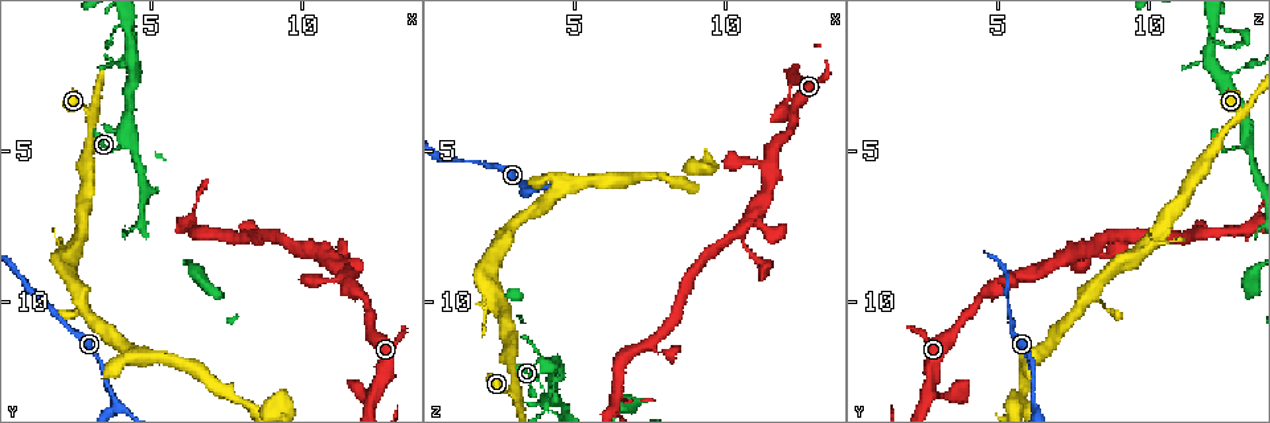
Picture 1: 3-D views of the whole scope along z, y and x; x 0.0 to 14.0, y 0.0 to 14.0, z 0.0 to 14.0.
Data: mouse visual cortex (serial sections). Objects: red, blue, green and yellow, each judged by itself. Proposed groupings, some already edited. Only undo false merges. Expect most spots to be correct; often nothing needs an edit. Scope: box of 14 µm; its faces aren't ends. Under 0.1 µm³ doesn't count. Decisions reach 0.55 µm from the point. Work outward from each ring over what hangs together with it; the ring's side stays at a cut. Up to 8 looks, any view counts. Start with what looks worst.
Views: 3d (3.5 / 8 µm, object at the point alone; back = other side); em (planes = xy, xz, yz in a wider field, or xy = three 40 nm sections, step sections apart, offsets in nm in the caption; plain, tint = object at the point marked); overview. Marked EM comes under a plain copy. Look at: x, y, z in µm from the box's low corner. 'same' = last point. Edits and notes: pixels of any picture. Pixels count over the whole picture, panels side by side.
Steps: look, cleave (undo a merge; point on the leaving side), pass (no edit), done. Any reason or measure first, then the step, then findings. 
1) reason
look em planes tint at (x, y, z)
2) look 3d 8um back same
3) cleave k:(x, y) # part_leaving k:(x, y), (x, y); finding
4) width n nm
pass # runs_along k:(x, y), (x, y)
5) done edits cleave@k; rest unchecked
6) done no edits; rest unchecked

calibre changes
look 3d 3.5um at (3.8, 13.3, 6.1)

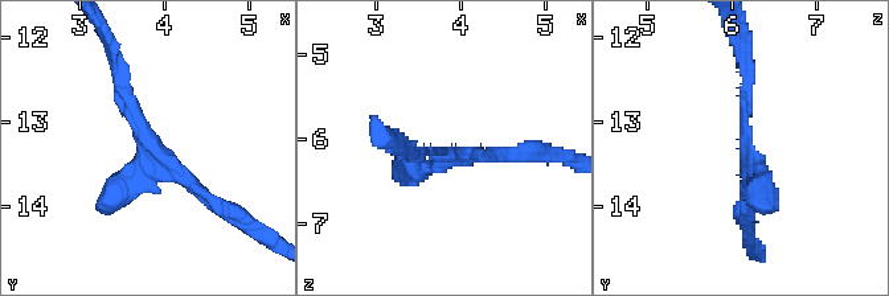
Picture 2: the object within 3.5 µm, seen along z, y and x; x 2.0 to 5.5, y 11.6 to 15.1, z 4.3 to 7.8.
arms 3; arm_widths 150, 200, 300 nm; need the tissue
look em xy step 5 tint at (3.90, 13.30, 6.15)

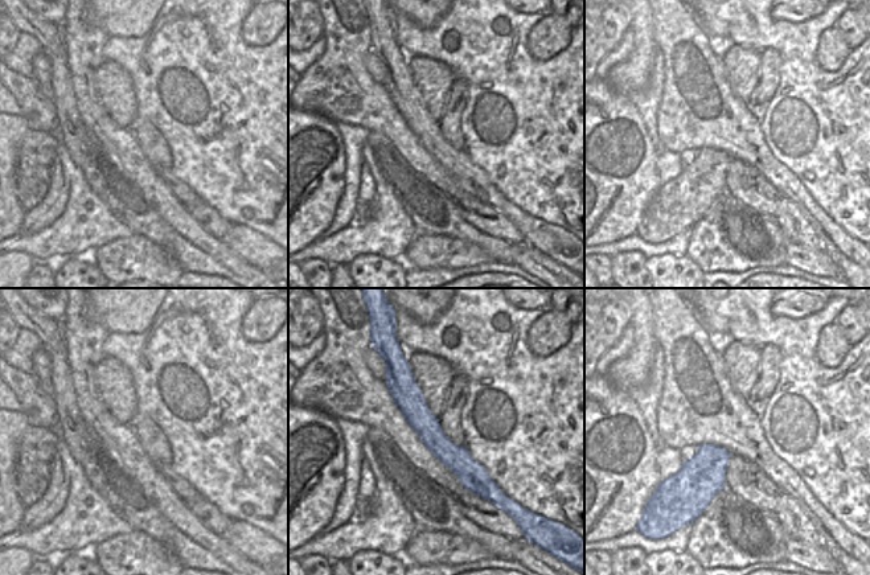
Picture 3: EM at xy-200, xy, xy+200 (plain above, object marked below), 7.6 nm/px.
width 200 nm
pass # runs_along 3:(395, 381), (479, 491); one cell here

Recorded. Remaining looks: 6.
abrupt turn
look 3d 8um at (4.3, 4.6, 13.2)

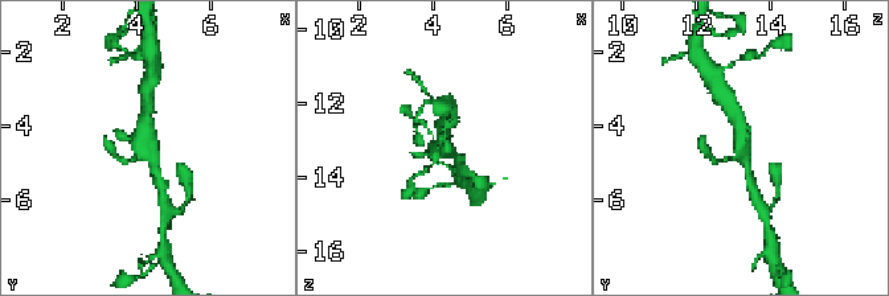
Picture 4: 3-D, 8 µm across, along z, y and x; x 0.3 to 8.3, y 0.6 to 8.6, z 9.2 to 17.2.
look em xy step 5 tint at (4.2, 4.6, 13.3)

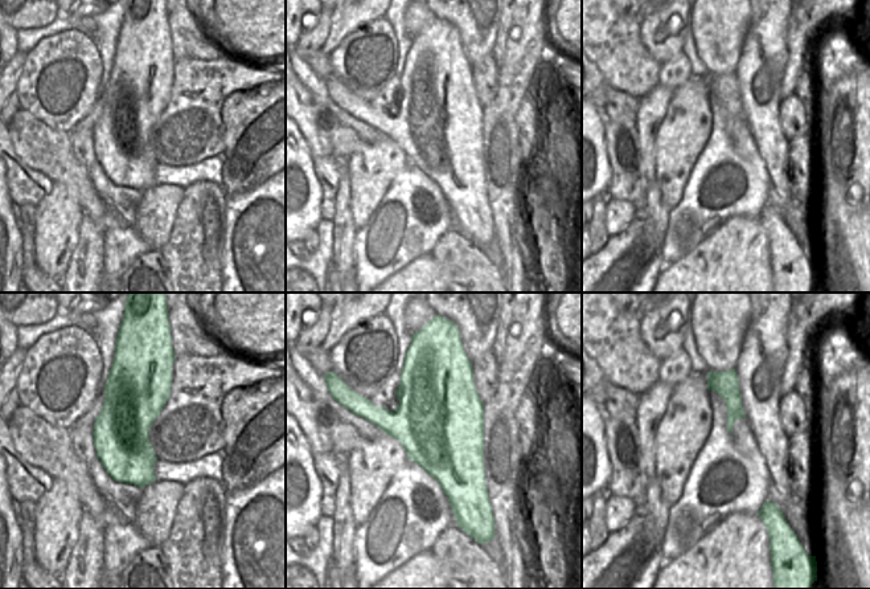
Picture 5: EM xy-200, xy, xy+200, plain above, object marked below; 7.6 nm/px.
width 700 nm
pass # runs_along 4:(126, 161), (144, 147), (147, 110); all the same cell

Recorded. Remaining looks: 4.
three arms meet
look 3d 3.5um at (4.3, 2.7, 12.6)

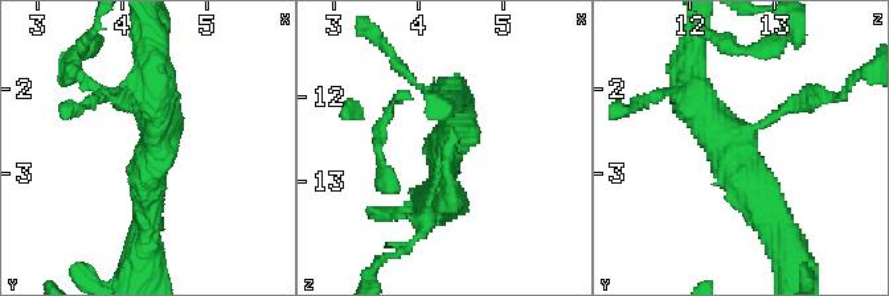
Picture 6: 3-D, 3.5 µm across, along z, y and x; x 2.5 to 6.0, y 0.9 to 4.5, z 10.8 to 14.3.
need the tissue
look em planes tint at (4.35, 2.75, 12.50)

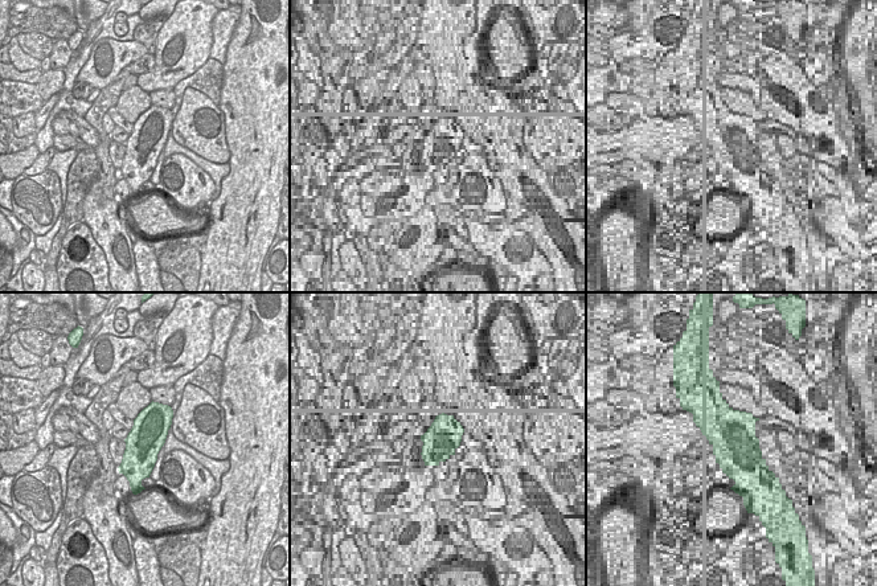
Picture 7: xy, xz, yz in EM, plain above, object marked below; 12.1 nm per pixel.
arms 3
pass # runs_along 6:(779, 230), (688, 79); continuous, no second cell

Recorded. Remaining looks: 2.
narrows sharply
look em planes tint at (12.2, 13.2, 2.7)

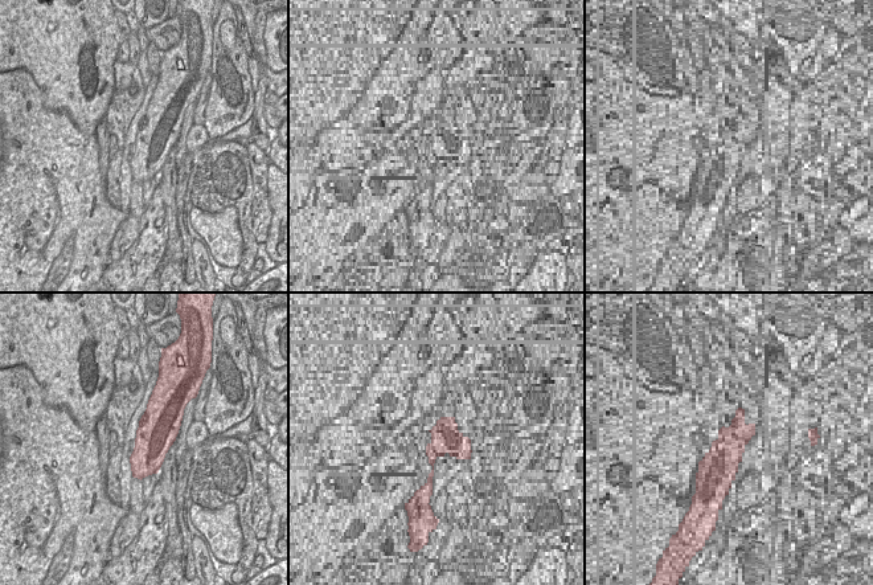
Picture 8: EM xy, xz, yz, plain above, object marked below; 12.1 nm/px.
look 3d 3.5um same

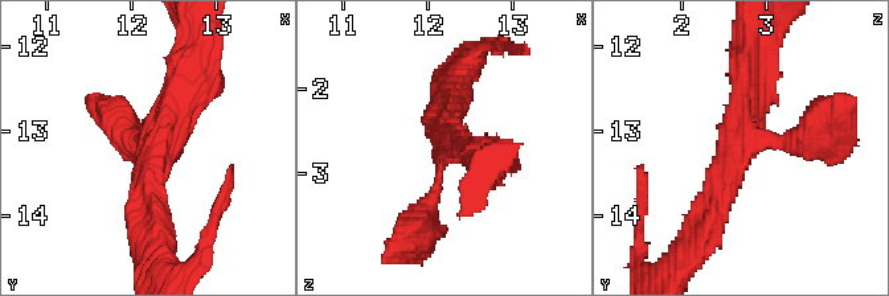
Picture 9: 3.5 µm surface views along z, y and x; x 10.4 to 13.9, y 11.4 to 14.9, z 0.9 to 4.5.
arms 3; arm_widths 300, 350, 400 nm
pass # runs_along 9:(494, 155), (441, 157), (421, 229); one cell here

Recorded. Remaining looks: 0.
done no edits; rest unchecked

